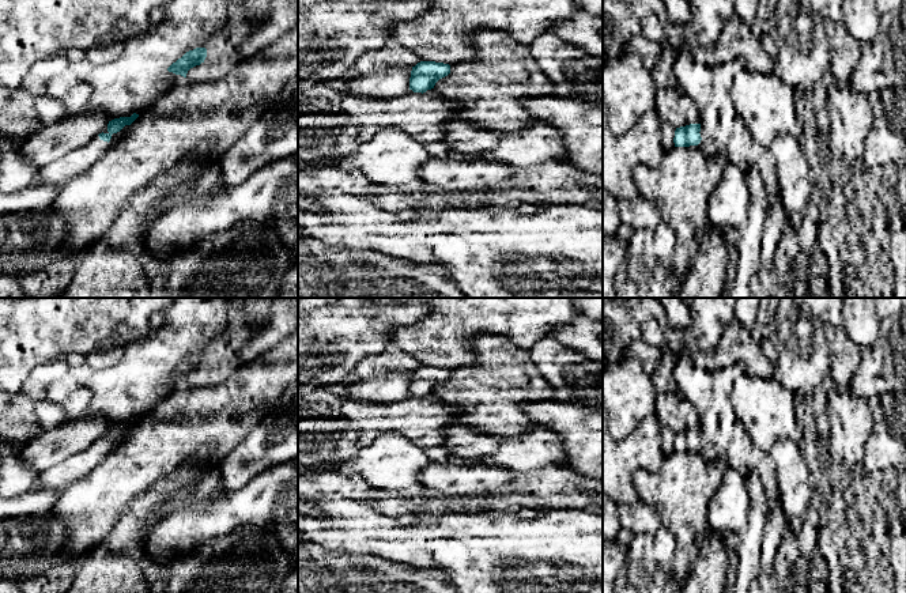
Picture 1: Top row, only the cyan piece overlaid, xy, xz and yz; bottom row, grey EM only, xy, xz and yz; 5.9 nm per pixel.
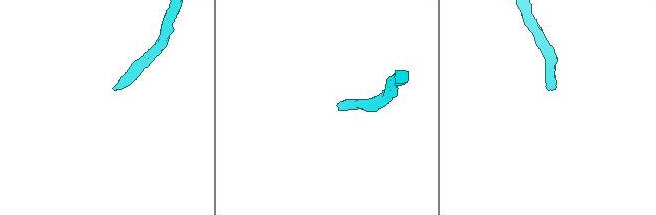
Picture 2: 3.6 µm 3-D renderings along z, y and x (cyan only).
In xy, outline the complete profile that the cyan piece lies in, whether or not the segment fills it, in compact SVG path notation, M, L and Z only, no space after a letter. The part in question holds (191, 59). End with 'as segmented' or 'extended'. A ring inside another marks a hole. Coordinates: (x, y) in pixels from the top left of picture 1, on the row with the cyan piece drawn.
M196 48L193 50L186 52L181 58L173 63L167 68L167 71L186 78L188 71L204 63L205 57L207 57L207 49Z; as segmented

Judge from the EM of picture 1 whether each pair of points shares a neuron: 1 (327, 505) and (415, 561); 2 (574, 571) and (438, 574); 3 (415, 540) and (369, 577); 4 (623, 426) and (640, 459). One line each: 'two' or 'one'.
1: one
2: two
3: two
4: two

